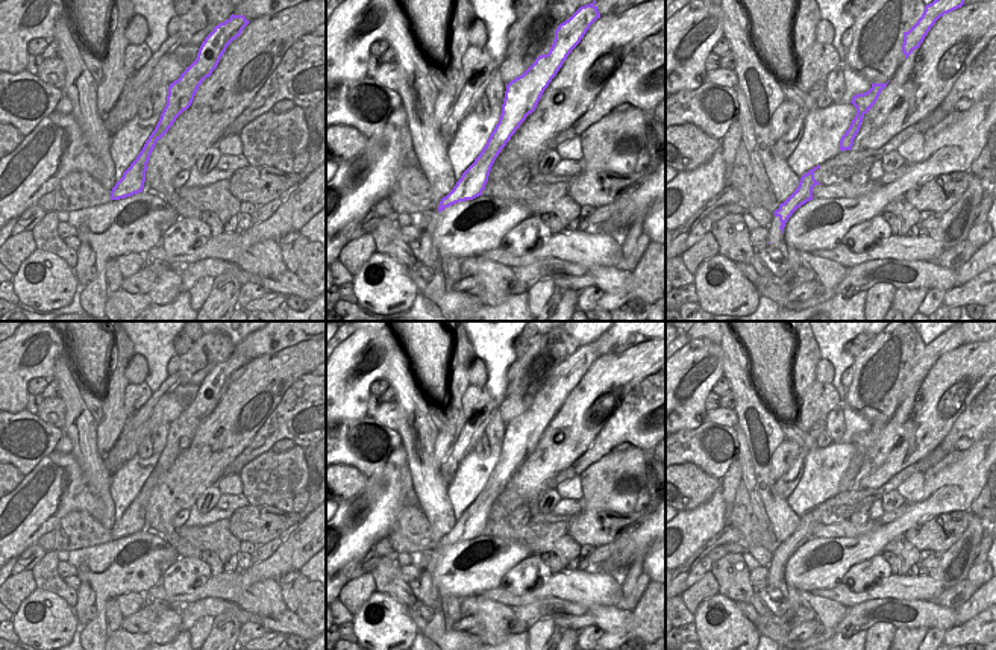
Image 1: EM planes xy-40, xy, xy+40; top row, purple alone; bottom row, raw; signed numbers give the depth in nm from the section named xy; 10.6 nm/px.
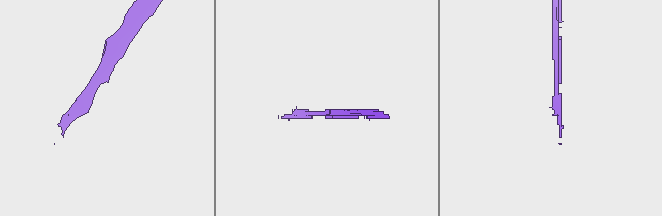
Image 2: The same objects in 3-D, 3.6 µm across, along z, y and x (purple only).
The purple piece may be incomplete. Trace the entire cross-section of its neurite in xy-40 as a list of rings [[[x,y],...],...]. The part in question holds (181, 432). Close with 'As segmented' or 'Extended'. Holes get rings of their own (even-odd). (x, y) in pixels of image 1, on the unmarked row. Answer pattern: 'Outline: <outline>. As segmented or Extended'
Outline: [[[230,355],[229,359],[220,362],[202,382],[196,400],[180,414],[177,420],[170,423],[167,444],[161,458],[146,480],[143,489],[123,517],[111,530],[111,539],[120,539],[143,532],[146,511],[150,494],[156,482],[168,471],[176,458],[186,450],[202,421],[217,408],[227,385],[236,379],[250,361],[244,355]]]. As segmented.

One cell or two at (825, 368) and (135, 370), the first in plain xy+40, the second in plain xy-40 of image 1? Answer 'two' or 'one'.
one

